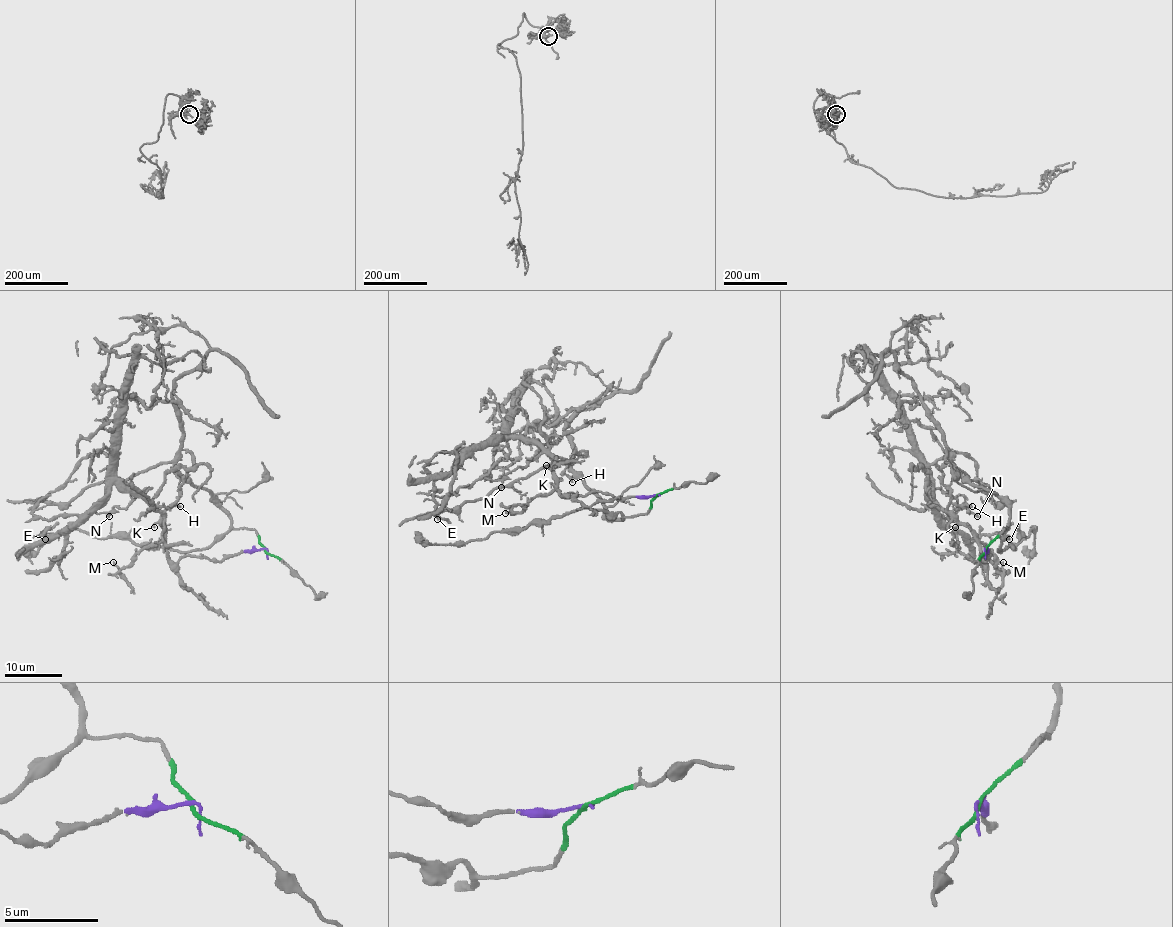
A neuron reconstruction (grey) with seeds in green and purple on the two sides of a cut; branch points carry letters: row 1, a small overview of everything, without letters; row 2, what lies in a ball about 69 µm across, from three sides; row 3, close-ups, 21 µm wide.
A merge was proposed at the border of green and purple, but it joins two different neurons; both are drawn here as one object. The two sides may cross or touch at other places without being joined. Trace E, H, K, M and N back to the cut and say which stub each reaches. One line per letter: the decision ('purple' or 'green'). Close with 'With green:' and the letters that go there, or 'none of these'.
E: purple
H: purple
K: purple
M: purple
N: purple
With green: none of these

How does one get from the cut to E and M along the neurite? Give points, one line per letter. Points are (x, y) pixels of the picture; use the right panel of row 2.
E: (985, 550), (982, 561), (975, 535), (927, 485), (929, 505), (946, 525), (970, 540), (1002, 532), (1009, 540)
M: (985, 550), (983, 563), (981, 542), (999, 573), (1002, 561)

